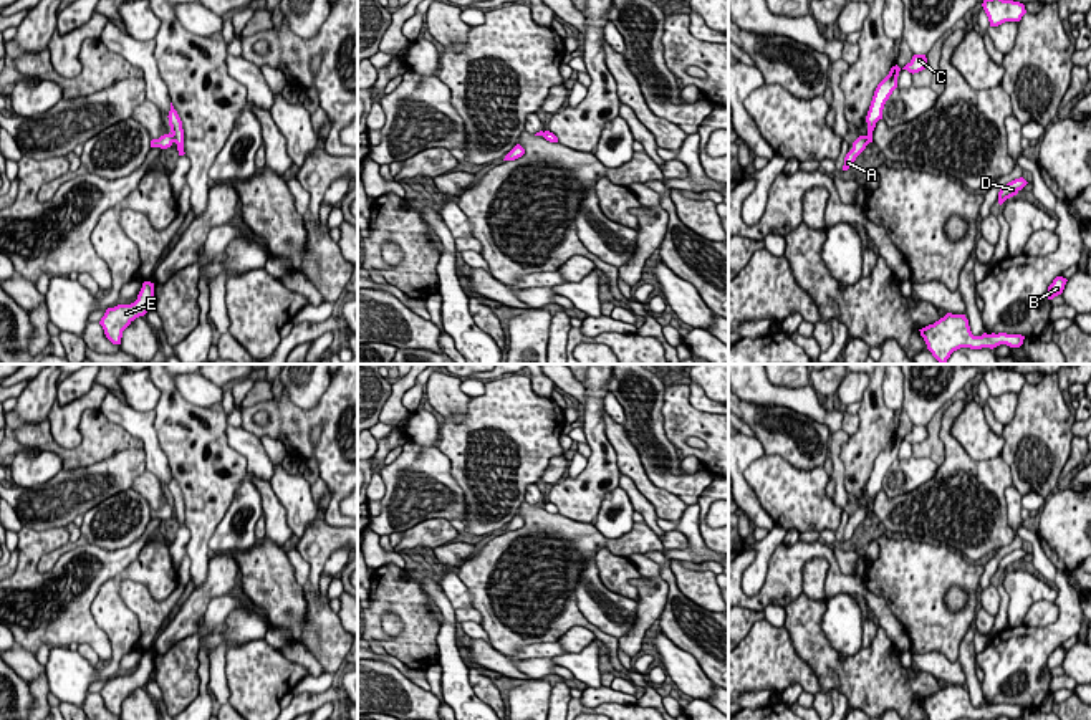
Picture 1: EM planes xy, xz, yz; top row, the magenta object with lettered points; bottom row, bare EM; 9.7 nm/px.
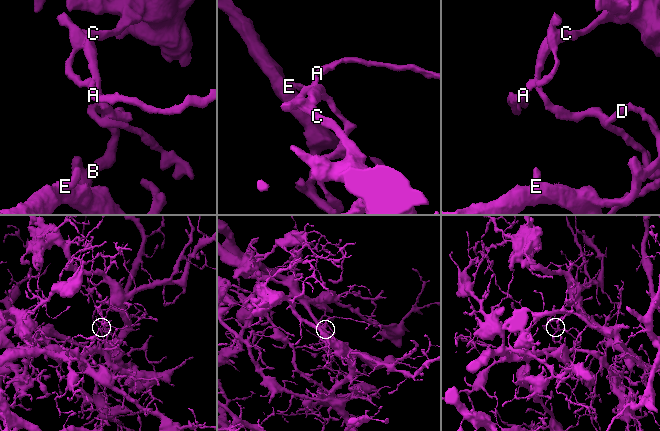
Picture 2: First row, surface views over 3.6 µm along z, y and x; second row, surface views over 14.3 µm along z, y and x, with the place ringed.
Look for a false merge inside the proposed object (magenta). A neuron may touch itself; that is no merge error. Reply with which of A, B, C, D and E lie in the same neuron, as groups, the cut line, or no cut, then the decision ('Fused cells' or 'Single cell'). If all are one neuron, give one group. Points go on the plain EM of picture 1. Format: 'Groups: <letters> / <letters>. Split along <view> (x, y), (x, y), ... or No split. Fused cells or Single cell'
Groups: A C / B D E. Split along xy (171, 505), (174, 512). Fused cells

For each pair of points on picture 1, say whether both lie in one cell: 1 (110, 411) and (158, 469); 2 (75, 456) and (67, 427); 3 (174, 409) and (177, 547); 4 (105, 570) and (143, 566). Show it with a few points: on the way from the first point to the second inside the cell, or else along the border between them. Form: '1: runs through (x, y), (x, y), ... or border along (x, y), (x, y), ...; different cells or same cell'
1: runs through (126, 417), (149, 439), (153, 452); same cell
2: border along (86, 411), (81, 441), (57, 444); different cells
3: border along (184, 525), (187, 530), (187, 552); different cells
4: border along (149, 538), (139, 553), (110, 578), (96, 595); different cells

